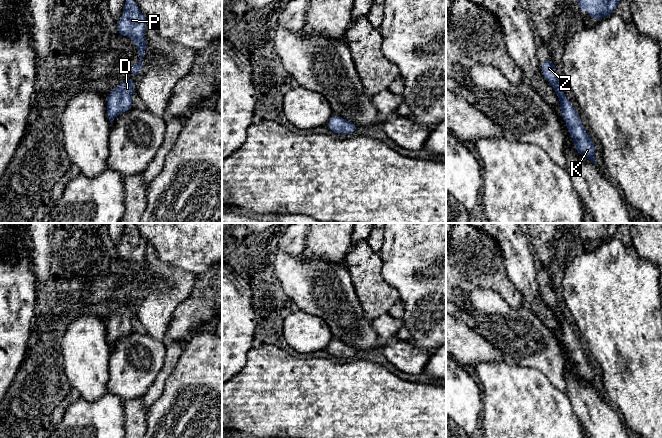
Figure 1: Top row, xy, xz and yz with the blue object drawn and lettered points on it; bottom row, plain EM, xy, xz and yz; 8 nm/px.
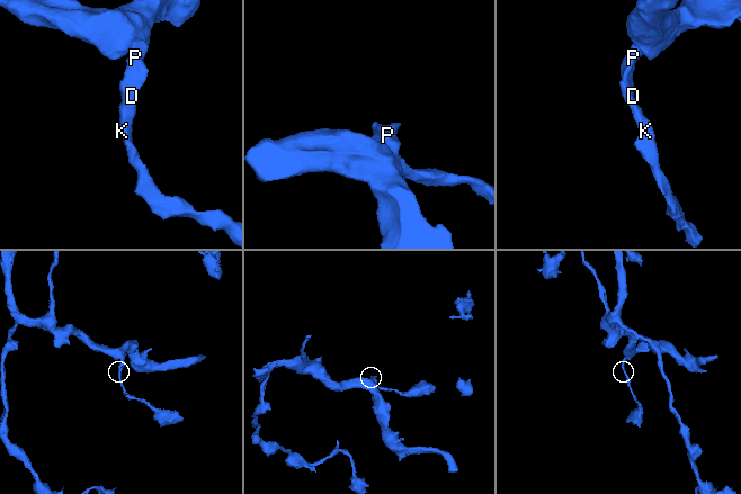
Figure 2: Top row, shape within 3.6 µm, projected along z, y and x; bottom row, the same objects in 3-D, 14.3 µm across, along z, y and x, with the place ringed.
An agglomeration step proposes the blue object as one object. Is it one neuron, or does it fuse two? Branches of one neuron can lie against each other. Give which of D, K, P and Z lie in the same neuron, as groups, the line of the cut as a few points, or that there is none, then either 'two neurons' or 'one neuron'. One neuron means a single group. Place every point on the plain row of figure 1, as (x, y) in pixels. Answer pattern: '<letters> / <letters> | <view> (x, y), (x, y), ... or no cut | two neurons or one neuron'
D K P Z | no cut | one neuron

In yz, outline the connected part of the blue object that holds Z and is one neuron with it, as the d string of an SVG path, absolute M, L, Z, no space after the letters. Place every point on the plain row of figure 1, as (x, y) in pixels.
M551 282L541 288L541 294L544 302L553 310L558 320L562 343L566 346L567 354L574 364L576 375L597 390L594 367L584 354L580 339L574 334L571 325L565 320L558 304L558 296Z

